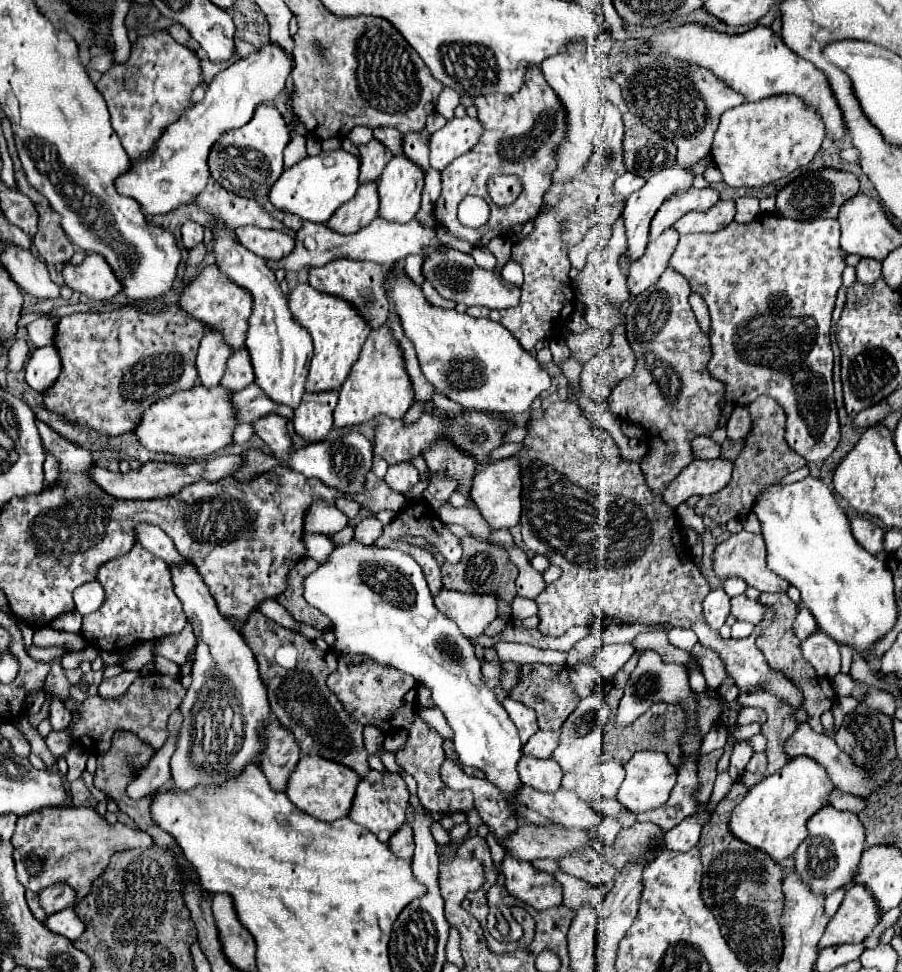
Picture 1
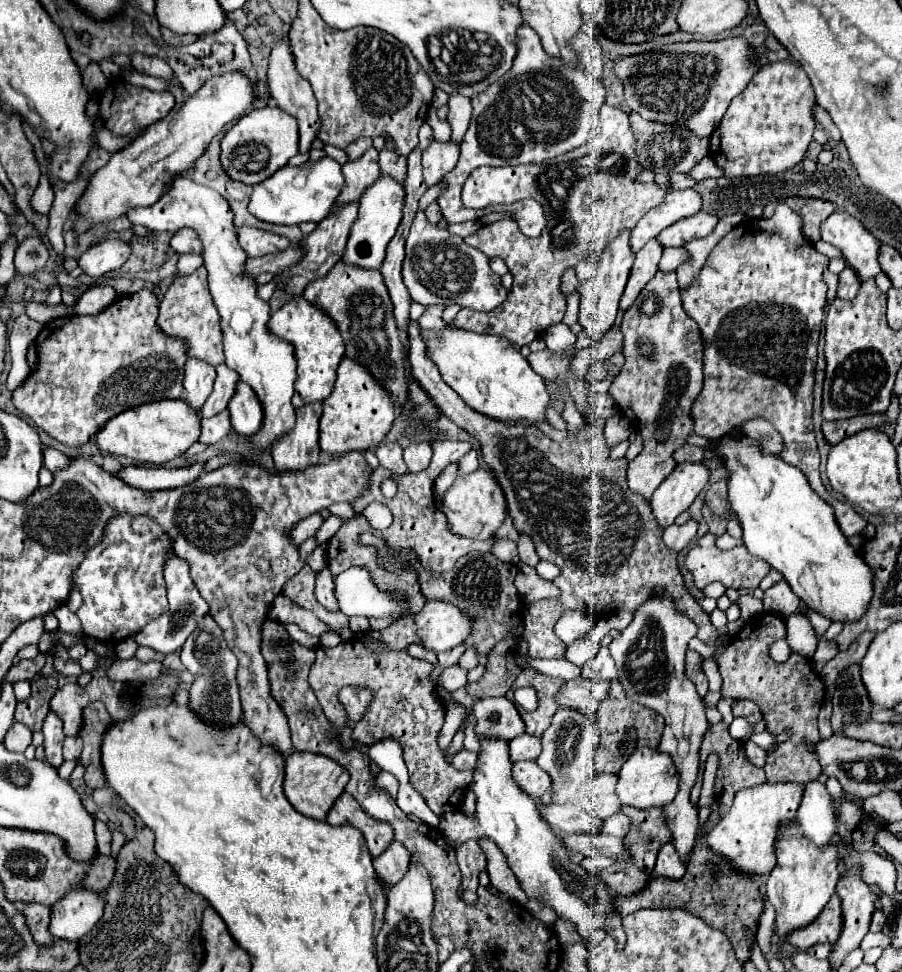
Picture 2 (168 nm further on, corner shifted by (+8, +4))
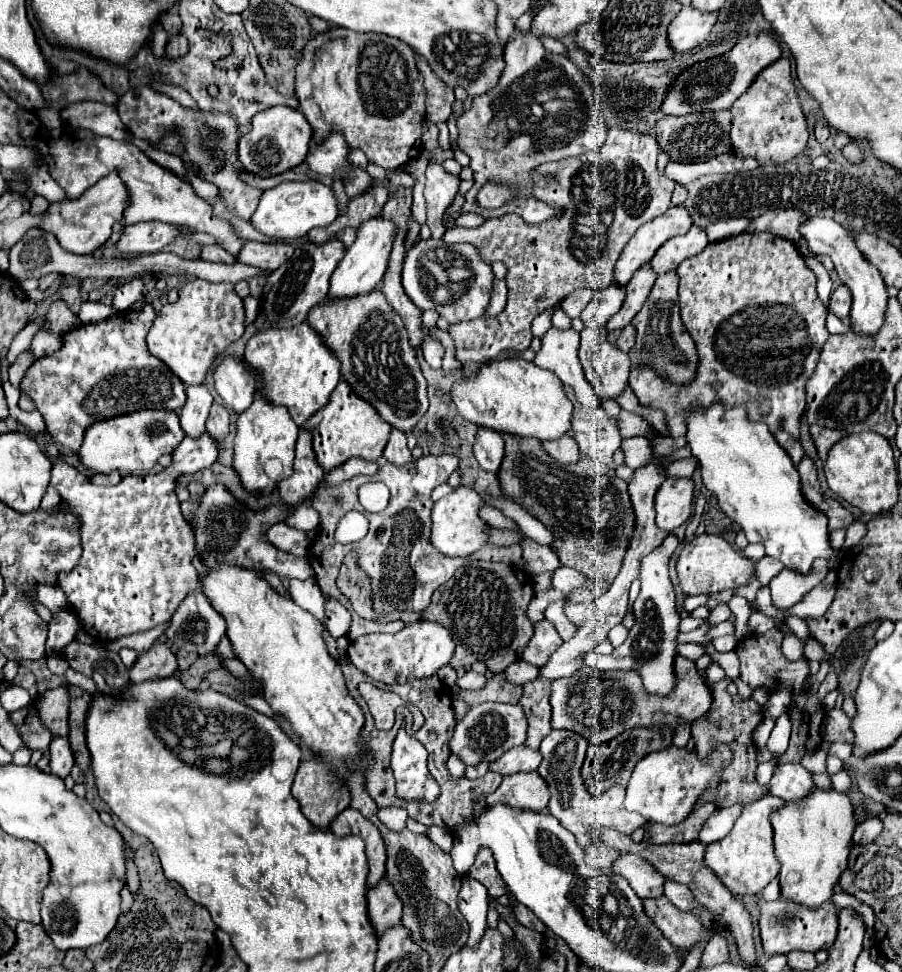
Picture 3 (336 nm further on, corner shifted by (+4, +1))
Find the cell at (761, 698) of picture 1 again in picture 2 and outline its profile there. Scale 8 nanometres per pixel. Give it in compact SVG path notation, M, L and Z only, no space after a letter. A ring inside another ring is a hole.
M762 612L754 620L748 620L742 630L732 638L732 642L720 650L718 666L724 678L722 694L736 700L752 700L764 712L766 728L772 734L790 730L790 738L774 752L768 752L768 762L764 766L768 782L810 782L822 772L818 758L814 756L814 744L818 744L818 712L824 702L824 682L814 672L812 662L800 654L792 654L788 662L778 664L768 656L768 644L786 636L786 624L780 616L772 612Z

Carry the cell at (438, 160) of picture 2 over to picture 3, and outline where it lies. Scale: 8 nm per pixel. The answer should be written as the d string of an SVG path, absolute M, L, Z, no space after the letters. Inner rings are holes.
M430 161L426 169L426 209L428 209L428 227L432 231L434 239L442 239L446 229L442 225L442 213L444 209L454 201L456 191L460 185L460 177L448 173L442 165Z

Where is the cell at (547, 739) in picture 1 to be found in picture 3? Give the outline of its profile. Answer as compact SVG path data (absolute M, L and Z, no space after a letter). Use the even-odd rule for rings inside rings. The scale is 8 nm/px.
M518 745L510 751L506 751L500 759L496 759L490 769L500 775L512 775L518 771L536 771L542 761L542 755L538 749L530 749L526 745Z

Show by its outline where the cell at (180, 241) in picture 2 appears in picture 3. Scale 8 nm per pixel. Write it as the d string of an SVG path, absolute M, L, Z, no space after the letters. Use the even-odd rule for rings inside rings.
M204 245L200 251L200 257L204 261L216 261L216 263L234 263L236 257L226 255L226 251L222 251L218 245Z

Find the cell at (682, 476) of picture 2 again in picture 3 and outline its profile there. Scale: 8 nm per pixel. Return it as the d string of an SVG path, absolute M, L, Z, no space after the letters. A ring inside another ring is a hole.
M668 477L656 495L656 525L674 531L692 515L694 481L690 477Z

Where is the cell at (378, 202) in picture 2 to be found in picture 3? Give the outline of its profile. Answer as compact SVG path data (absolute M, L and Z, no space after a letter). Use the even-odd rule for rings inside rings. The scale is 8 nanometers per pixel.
M378 215L374 219L366 219L358 227L356 241L346 249L346 255L338 263L336 271L332 273L328 297L354 297L354 295L364 295L364 293L374 291L386 273L388 257L390 257L396 233L398 233L398 227L390 219L386 219L384 215Z

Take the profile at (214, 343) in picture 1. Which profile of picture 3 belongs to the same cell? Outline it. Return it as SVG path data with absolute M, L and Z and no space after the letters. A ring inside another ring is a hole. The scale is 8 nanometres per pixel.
M204 383L200 385L188 385L186 387L186 405L180 411L180 423L186 435L198 437L204 433L204 423L208 417L208 411L212 407L212 395Z

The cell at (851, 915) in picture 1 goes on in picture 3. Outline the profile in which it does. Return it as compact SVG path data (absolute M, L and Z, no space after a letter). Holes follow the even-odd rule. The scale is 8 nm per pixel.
M760 899L760 935L762 945L768 955L776 953L790 953L794 949L798 951L820 951L830 949L836 941L838 933L838 911L834 903L824 903L816 911L806 911L806 907L794 907L794 903L786 903L784 899L778 899L774 903L766 903Z

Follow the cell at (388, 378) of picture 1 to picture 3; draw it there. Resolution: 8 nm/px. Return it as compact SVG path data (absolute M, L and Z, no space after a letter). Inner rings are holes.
M342 379L338 383L338 387L332 391L328 405L324 405L320 411L316 411L306 423L304 427L308 431L312 431L314 437L314 451L316 451L316 459L318 463L324 467L324 471L342 465L346 459L350 457L362 457L366 461L376 461L390 437L390 423L386 423L378 411L374 411L374 407L364 401L352 387L350 383L346 383L346 379Z

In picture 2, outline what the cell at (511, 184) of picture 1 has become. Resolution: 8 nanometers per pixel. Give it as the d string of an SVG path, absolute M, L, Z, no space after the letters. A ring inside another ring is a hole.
M608 104L602 106L588 142L564 156L542 164L476 168L462 188L462 204L468 208L486 208L492 204L512 204L522 198L532 198L542 204L544 214L552 216L552 220L548 220L548 226L538 238L524 236L518 230L518 224L508 218L482 226L478 232L464 238L466 244L482 250L486 256L500 256L508 264L514 284L508 298L498 308L490 312L462 308L450 326L502 336L512 346L520 348L536 340L548 326L560 322L564 316L564 296L558 286L564 270L574 268L580 260L592 258L592 254L594 260L598 260L610 240L618 238L620 232L634 228L648 210L664 200L666 190L658 184L636 180L640 172L642 166L636 164L628 114ZM604 212L606 216L602 216Z

